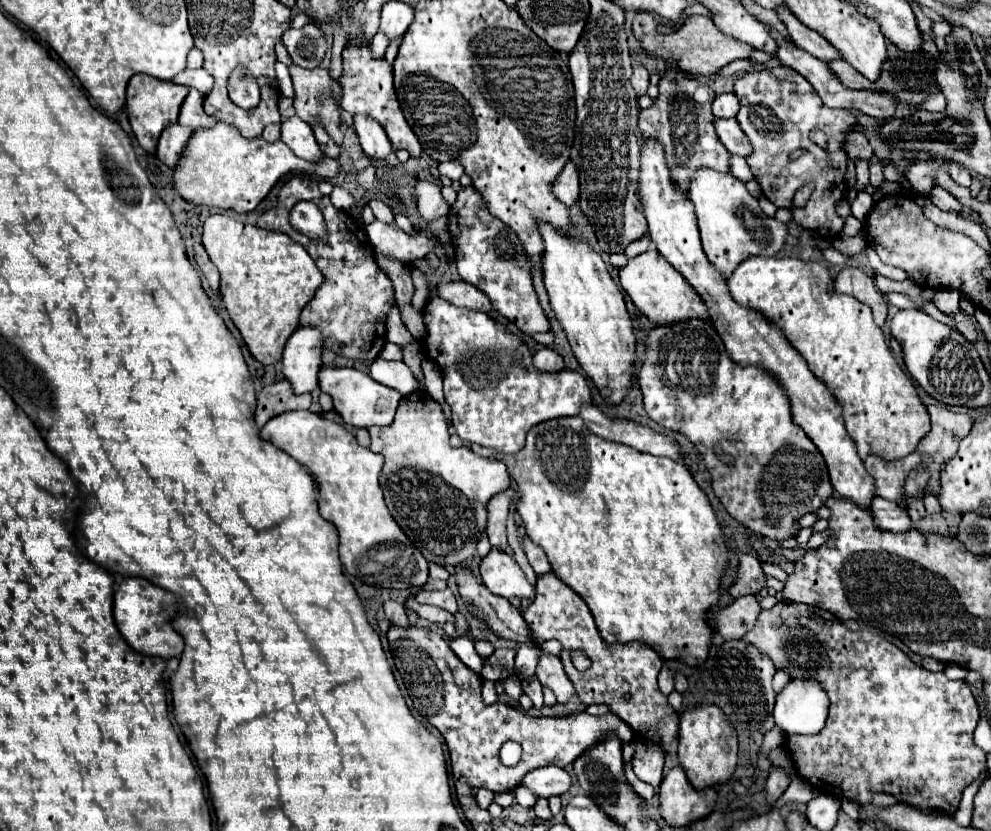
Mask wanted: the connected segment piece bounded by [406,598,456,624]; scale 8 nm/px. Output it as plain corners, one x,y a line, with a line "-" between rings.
408,598
408,602
406,602
418,616
422,616
422,618
426,618
428,622
434,622
434,624
446,624
446,622
450,622
450,624
454,624
456,620
454,620
454,614
450,614
450,612
446,612
446,610
442,610
442,608
438,608
438,606
424,606
424,604
416,604
412,598

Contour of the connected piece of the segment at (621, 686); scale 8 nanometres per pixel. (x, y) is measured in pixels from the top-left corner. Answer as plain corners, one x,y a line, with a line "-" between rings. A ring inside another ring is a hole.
552,572
540,576
538,584
540,592
536,594
534,602
526,610
522,610
534,642
542,646
546,640
558,640
562,644
560,660
576,688
578,698
586,706
606,704
610,712
614,712
634,730
634,734
648,738
648,734
654,732
648,740
658,744
666,752
678,736
678,714
658,688
658,674
662,668
660,654
644,642
606,644
598,634
586,602
572,588
560,582
-
572,652
584,652
590,658
592,666
588,668
588,672
578,672
574,668
-
624,694
630,694
630,700
624,700

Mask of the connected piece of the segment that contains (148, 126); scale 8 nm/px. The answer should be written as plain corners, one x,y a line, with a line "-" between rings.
136,74
130,82
128,82
128,94
126,94
126,112
134,130
134,136
138,140
138,144
148,152
154,154
156,152
156,144
158,138
162,134
162,130
178,120
178,110
180,104
184,102
188,94
188,88
178,86
174,82
164,82
146,74

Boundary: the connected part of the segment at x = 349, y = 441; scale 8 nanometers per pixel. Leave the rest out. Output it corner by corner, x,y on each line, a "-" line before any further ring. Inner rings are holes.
294,410
272,418
260,430
260,436
288,452
314,476
320,492
320,514
338,528
340,560
350,576
356,576
368,586
396,590
416,590
426,584
428,564
416,562
416,548
386,508
384,492
378,484
384,466
380,454
360,446
344,426
310,410

